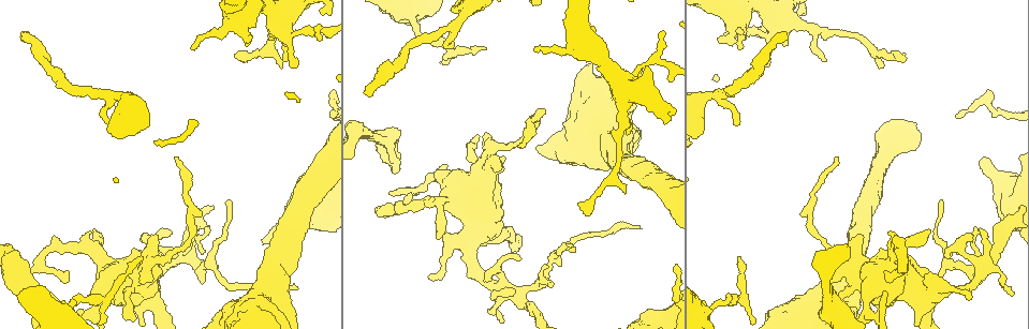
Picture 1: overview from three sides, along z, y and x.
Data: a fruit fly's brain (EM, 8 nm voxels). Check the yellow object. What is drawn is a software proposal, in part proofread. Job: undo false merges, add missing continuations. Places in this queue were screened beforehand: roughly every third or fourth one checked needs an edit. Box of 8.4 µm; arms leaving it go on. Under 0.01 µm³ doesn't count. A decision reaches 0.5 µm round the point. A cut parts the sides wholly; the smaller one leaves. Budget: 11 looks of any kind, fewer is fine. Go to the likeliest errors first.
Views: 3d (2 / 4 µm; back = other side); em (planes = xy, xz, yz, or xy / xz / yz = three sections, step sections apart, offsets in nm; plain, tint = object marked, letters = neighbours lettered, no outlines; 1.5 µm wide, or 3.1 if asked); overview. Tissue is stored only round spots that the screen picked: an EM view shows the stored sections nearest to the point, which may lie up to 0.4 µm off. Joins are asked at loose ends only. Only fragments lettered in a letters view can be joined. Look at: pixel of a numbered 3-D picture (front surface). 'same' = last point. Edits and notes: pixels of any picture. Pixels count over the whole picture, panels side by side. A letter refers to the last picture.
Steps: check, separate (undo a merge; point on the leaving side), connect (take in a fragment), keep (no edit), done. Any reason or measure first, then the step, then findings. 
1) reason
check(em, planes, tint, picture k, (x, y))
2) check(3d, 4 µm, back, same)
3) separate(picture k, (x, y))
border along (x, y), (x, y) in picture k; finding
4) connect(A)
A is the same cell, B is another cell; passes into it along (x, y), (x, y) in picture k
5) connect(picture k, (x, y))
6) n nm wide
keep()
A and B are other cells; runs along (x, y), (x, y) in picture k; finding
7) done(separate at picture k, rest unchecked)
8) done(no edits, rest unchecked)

free end
check(em, xy, step 4, letters, picture 1, (296, 64))

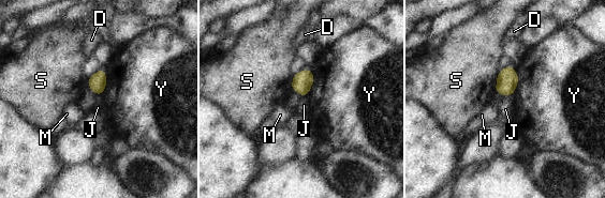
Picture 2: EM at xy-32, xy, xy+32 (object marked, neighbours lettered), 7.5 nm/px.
another direction
check(em, planes, letters, same)

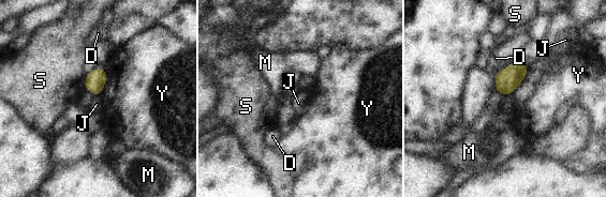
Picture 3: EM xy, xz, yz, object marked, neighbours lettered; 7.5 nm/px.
keep()
D, J, M, S and Y are other cells; border along (102, 66), (106, 81), (100, 94) in picture 3; no lettered fragment goes on from it

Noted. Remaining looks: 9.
branch point
check(3d, 2 µm, picture 1, (208, 262))

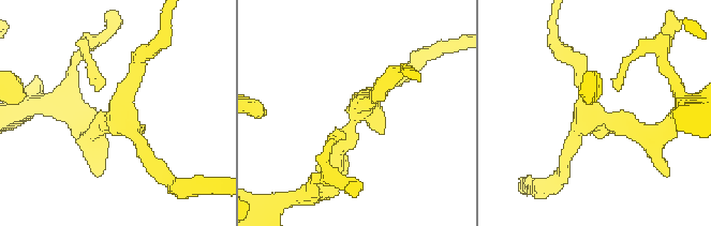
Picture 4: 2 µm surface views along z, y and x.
3 arms; now the EM
check(em, xy, step 4, tint, picture 4, (122, 118))

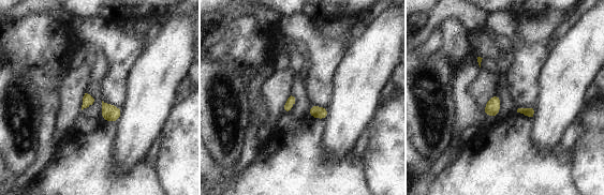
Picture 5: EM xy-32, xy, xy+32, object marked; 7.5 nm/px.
cut it another way
check(em, planes, letters, same)

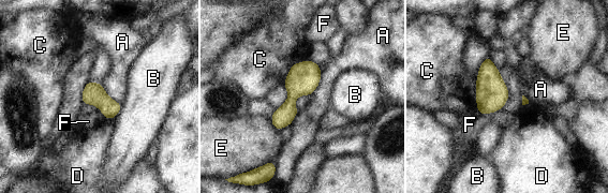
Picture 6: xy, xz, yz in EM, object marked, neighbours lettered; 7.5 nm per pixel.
keep()
A, B, C, D, E and F are other cells; border along (500, 109), (493, 113), (479, 114) in picture 6; all the same neuron

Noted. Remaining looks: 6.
free end
check(em, xy, step 8, letters, picture 1, (624, 192))

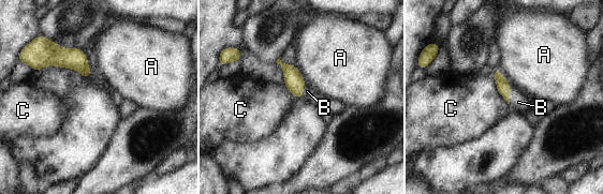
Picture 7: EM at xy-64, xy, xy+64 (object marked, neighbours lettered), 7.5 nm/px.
100 nm wide
connect(B)
B is the same cell, A and C are other cells; passes into it along (502, 84), (509, 94), (518, 102) in picture 7; the neuron continues

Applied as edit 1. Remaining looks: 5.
check(overview)

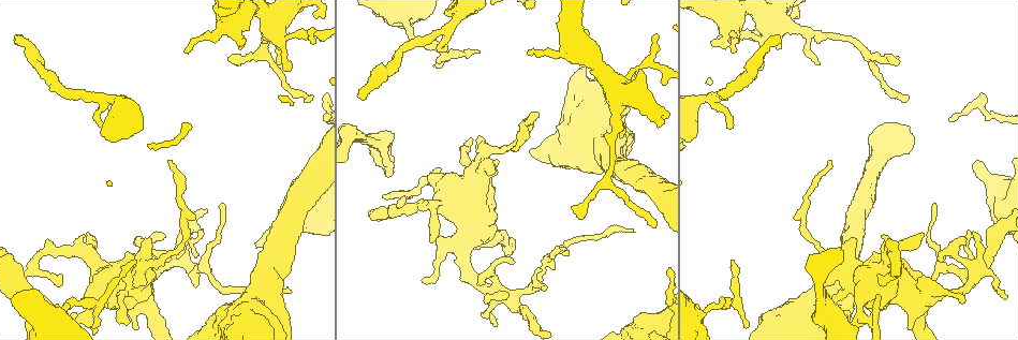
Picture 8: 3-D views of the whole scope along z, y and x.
an open end
check(em, planes, letters, picture 8, (129, 322))

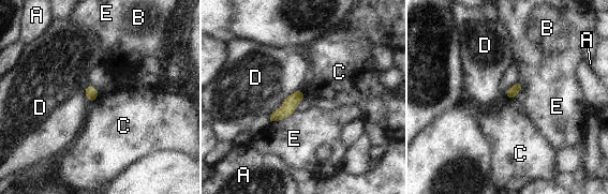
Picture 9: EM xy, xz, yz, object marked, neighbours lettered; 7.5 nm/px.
keep()
A, B, C, D and E are other cells; border along (101, 93), (91, 103) in picture 9; no lettered fragment goes on from it

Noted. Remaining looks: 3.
done(connect at picture 7, rest unchecked)

